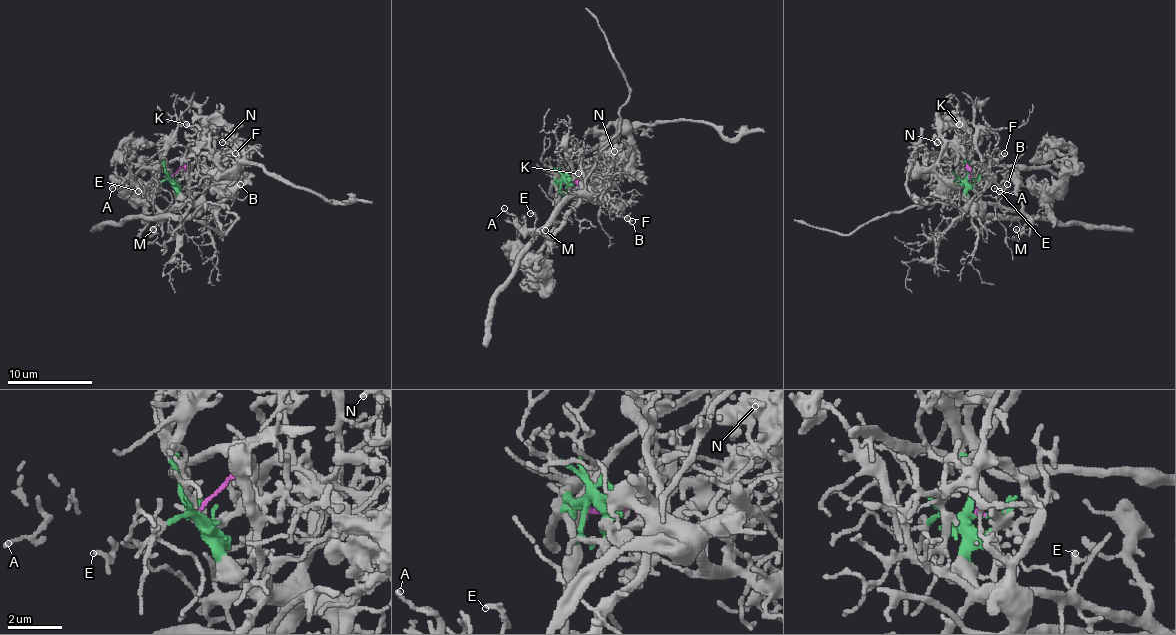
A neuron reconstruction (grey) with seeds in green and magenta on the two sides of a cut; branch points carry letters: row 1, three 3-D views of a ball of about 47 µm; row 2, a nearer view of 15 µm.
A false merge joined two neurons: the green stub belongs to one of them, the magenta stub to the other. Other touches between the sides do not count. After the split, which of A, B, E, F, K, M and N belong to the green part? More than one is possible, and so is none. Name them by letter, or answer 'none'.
A, B, E, F, M

